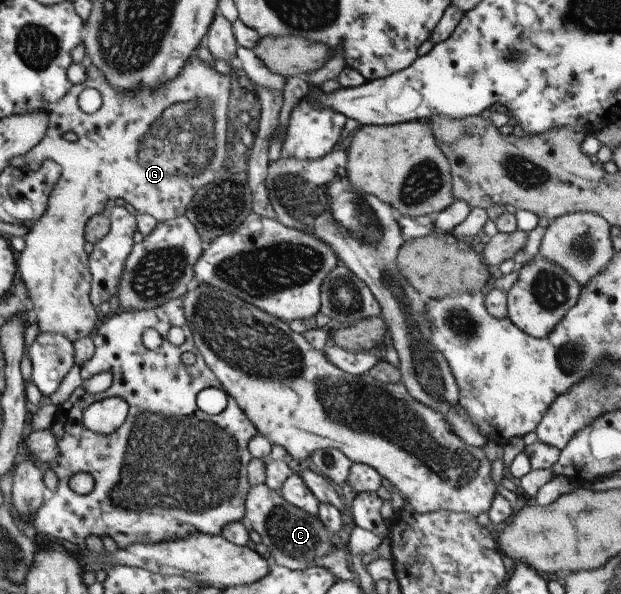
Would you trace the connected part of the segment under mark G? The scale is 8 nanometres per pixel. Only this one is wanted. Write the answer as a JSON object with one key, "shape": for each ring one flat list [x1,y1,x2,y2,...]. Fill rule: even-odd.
{"shape":[[194,51,174,79,150,91,116,91,106,83,103,73,89,65,85,80,71,87,49,108,46,133,22,157,27,171,36,172,44,160,52,160,59,165,60,173,41,219,23,237,26,246,17,256,19,277,28,286,32,320,37,322,38,333,59,333,73,342,91,337,97,327,101,316,90,300,89,255,83,251,83,244,87,220,101,214,107,200,114,198,119,203,128,202,137,212,151,214,157,223,162,223,183,215,193,194,215,178,225,160,230,86,229,74,215,71,199,60],[85,88,95,88,101,98,99,108,90,114,83,113,77,105,77,95]]}

